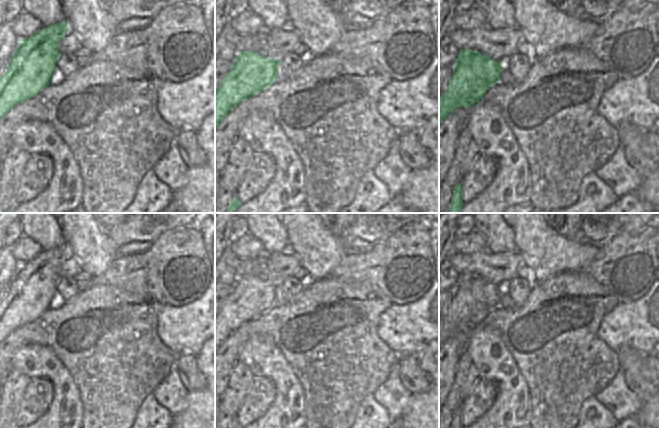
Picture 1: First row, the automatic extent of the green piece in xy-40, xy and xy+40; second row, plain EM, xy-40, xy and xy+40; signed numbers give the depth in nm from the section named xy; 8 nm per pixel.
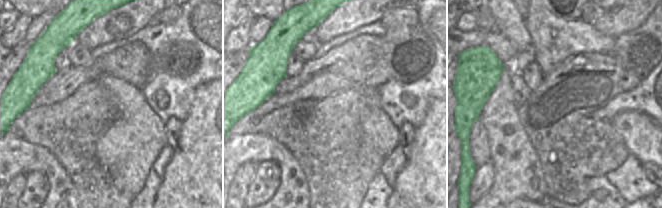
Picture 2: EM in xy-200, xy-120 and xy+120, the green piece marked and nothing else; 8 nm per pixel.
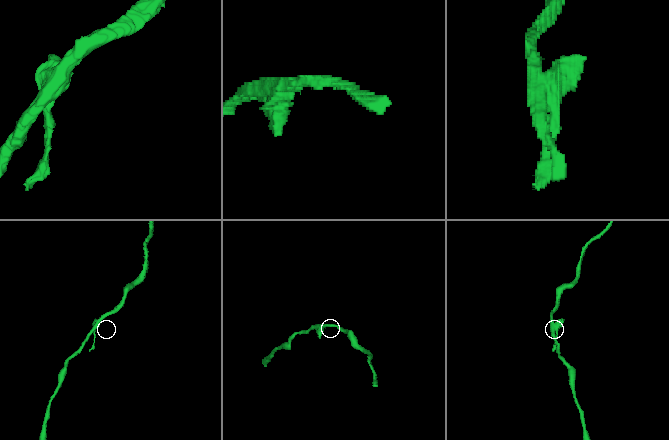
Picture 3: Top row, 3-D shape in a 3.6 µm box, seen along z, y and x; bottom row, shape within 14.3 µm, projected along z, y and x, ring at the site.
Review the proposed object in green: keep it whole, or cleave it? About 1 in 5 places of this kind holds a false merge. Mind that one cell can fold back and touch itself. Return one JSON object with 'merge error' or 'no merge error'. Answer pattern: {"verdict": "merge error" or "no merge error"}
{"verdict": "merge error"}

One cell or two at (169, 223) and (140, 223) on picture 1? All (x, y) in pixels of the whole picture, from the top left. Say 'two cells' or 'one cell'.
one cell

